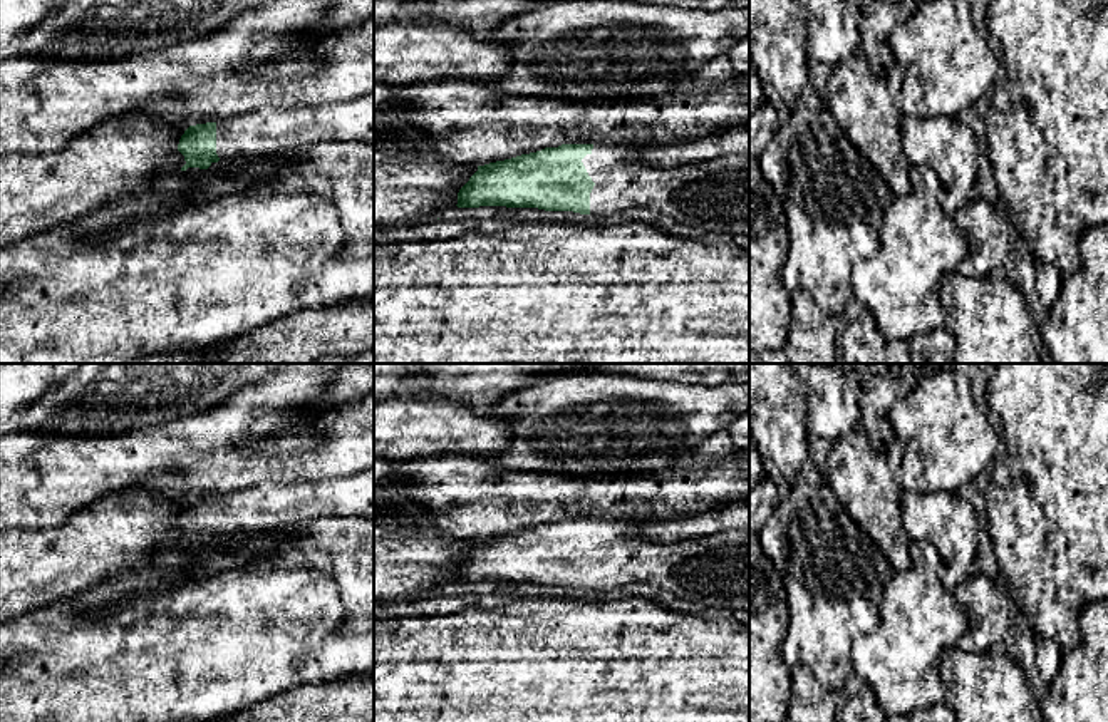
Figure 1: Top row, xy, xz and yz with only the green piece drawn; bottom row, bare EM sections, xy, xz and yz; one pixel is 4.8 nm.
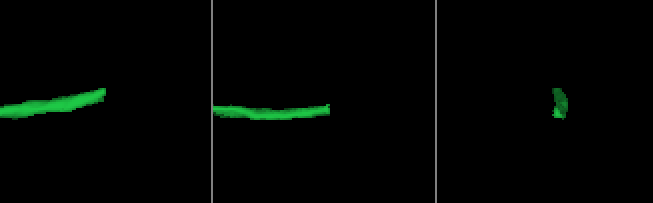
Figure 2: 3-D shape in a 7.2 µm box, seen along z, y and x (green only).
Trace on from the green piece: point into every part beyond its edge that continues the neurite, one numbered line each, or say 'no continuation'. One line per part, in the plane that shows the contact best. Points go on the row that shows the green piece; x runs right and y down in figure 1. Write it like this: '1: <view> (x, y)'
1: xz (713, 196)

